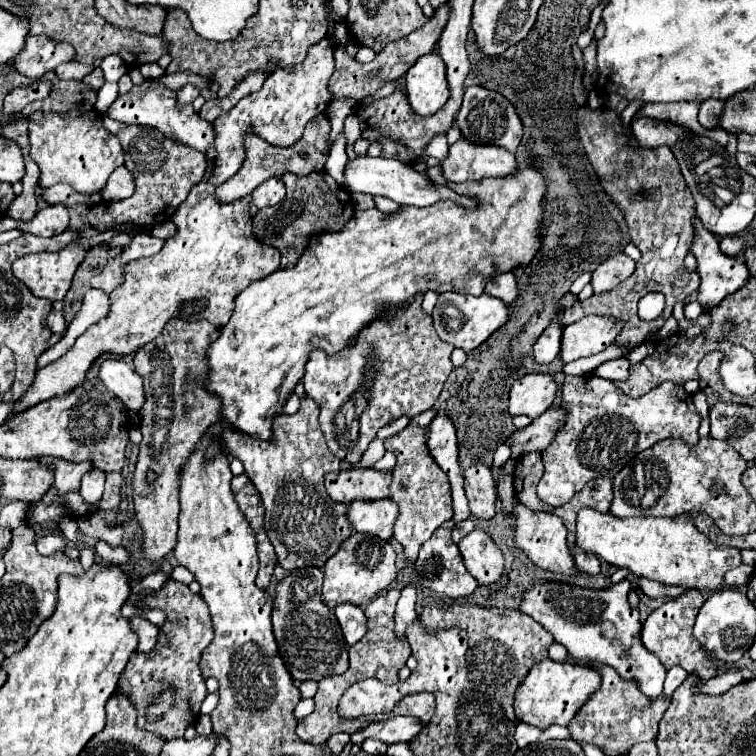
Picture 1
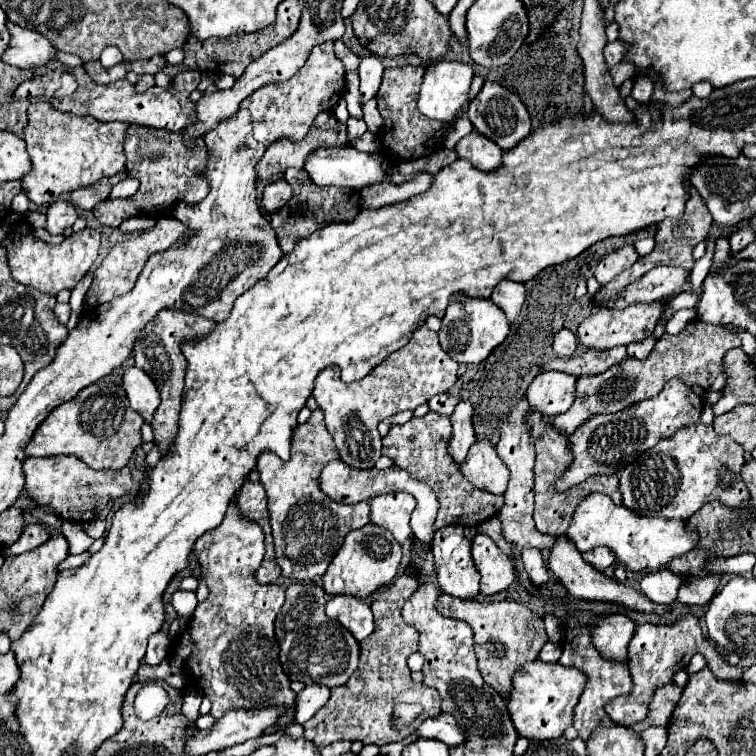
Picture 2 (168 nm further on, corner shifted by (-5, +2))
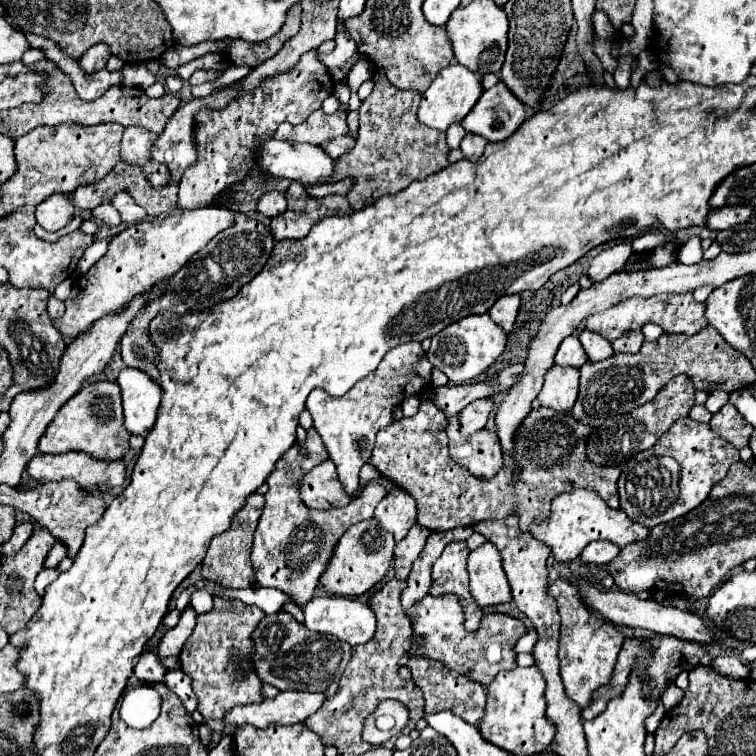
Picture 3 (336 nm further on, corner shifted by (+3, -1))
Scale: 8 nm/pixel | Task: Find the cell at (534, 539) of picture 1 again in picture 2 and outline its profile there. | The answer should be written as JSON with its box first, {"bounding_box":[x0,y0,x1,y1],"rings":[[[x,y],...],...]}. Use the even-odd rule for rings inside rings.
{"bounding_box":[548,535,668,613],"rings":[[[556,535],[554,545],[548,549],[550,557],[548,557],[548,569],[554,573],[554,577],[568,589],[570,595],[578,597],[578,599],[594,599],[594,601],[614,601],[620,605],[626,605],[630,609],[636,611],[644,611],[644,613],[666,613],[668,607],[666,605],[656,605],[652,603],[646,595],[642,595],[638,589],[622,585],[610,577],[606,577],[602,571],[594,569],[590,563],[586,563],[580,555],[580,551],[576,549],[576,545],[566,537],[566,535]]]}

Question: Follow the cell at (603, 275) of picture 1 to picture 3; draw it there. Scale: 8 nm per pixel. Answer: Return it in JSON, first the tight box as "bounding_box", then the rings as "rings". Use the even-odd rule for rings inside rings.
{"bounding_box":[588,244,632,282],"rings":[[[616,244],[612,248],[602,250],[590,264],[588,268],[588,276],[592,278],[592,282],[602,282],[606,280],[610,274],[620,272],[628,260],[628,256],[632,254],[632,246],[630,244]]]}

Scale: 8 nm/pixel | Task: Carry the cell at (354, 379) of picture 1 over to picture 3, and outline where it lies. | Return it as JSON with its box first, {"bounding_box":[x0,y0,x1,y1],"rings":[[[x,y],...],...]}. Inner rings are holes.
{"bounding_box":[306,342,434,496],"rings":[[[410,342],[390,350],[380,362],[380,366],[372,374],[362,378],[342,398],[330,398],[328,392],[324,392],[322,388],[310,392],[306,400],[306,408],[314,418],[314,428],[320,434],[330,460],[338,468],[338,478],[348,496],[354,496],[360,488],[358,472],[370,460],[376,432],[392,422],[392,408],[402,404],[402,400],[406,398],[404,386],[414,384],[414,394],[420,394],[424,386],[426,388],[430,386],[432,370],[434,368],[432,364],[428,364],[426,352],[420,348],[420,344]]]}

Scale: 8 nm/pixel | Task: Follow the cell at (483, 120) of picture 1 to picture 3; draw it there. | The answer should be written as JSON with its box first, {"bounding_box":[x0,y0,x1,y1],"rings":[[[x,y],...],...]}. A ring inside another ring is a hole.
{"bounding_box":[462,82,526,142],"rings":[[[498,82],[494,88],[484,90],[482,100],[478,100],[474,112],[462,120],[462,126],[466,132],[482,134],[488,142],[500,142],[510,138],[526,116],[526,106]]]}

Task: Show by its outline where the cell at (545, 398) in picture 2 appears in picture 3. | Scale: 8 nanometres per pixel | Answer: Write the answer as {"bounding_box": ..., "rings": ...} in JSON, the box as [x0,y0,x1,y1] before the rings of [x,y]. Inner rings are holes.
{"bounding_box":[538,366,580,410],"rings":[[[554,366],[546,374],[538,400],[542,406],[554,410],[570,410],[578,398],[580,370],[570,366]]]}

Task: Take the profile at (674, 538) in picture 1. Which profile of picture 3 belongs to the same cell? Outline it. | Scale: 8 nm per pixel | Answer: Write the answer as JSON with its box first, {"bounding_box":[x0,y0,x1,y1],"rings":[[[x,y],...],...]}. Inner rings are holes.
{"bounding_box":[530,490,650,562],"rings":[[[572,490],[558,494],[550,504],[550,516],[544,520],[534,520],[530,534],[544,542],[558,562],[570,562],[592,542],[592,540],[610,540],[616,546],[624,548],[634,540],[644,540],[650,536],[650,530],[638,522],[632,522],[622,510],[612,510],[598,494],[592,490]]]}

